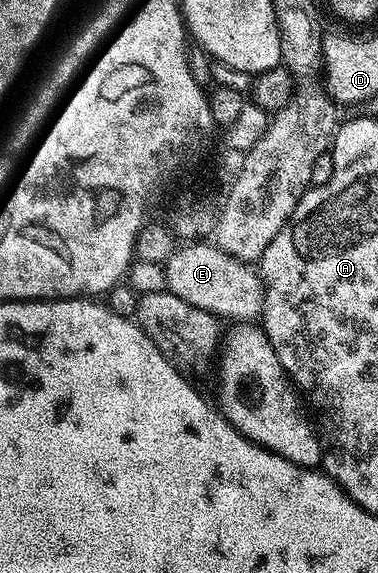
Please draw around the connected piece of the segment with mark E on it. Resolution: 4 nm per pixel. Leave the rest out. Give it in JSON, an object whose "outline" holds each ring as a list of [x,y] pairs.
{"outline":[[[191,241],[187,244],[191,251],[184,251],[180,246],[183,255],[179,255],[179,259],[172,259],[170,256],[167,259],[171,262],[171,276],[165,279],[168,292],[187,302],[189,307],[208,311],[223,321],[255,319],[262,313],[263,279],[254,266],[227,255],[225,251],[219,251],[207,241]]]}

